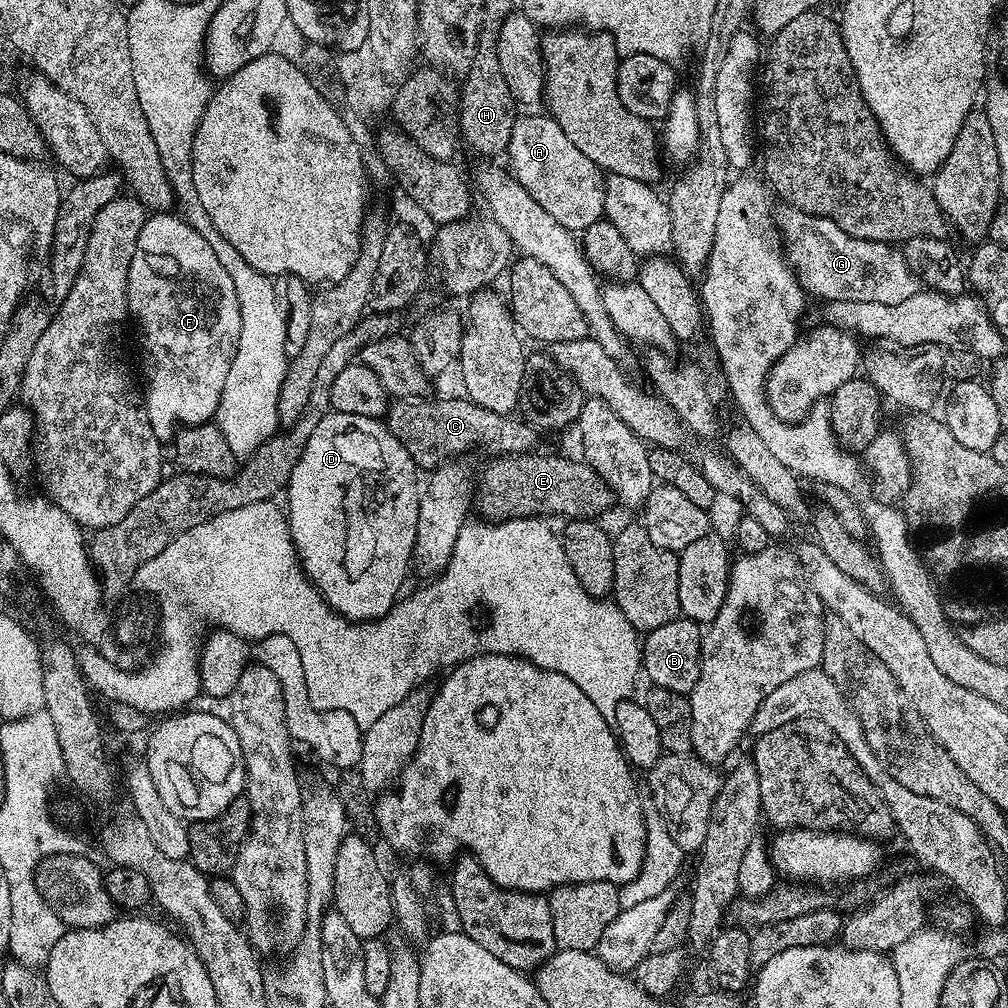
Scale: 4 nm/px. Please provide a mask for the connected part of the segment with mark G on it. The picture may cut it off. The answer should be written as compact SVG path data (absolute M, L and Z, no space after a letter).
M788 206L783 209L780 220L778 216L778 232L782 237L782 248L786 253L786 259L796 274L796 280L809 297L821 296L824 302L830 300L845 300L846 302L880 302L886 306L894 306L898 302L906 302L918 291L918 279L915 274L907 268L904 256L899 247L854 238L842 230L828 218L811 216L800 212L794 207Z

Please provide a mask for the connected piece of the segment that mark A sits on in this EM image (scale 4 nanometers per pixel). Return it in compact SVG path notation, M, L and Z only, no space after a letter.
M521 115L512 126L507 167L542 209L570 233L582 234L604 216L605 173L570 138L551 115Z

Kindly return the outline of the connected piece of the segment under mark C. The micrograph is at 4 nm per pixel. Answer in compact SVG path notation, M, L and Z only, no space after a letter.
M396 398L388 405L386 427L402 442L417 469L435 470L453 458L460 458L471 448L485 448L488 454L518 456L533 451L537 429L523 418L499 416L472 400L428 400L429 398Z

